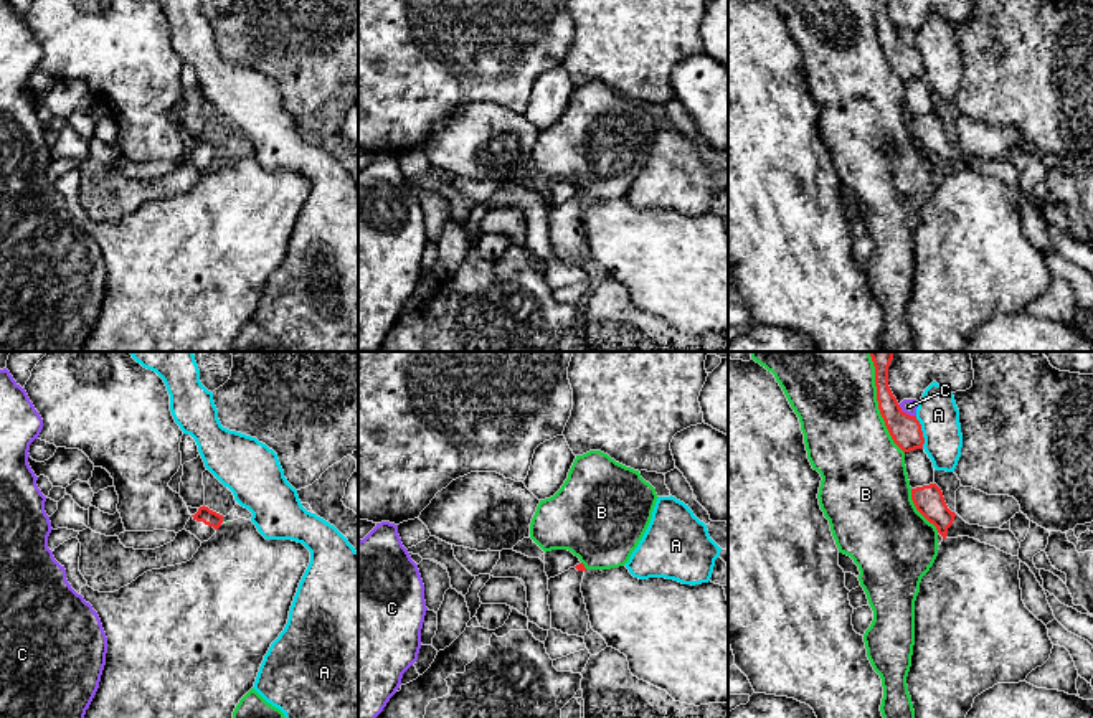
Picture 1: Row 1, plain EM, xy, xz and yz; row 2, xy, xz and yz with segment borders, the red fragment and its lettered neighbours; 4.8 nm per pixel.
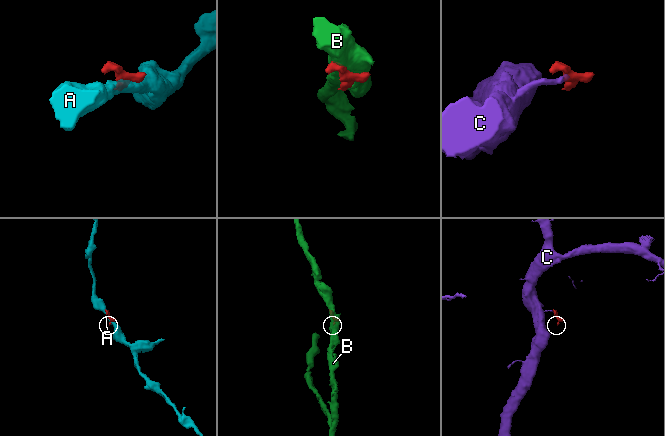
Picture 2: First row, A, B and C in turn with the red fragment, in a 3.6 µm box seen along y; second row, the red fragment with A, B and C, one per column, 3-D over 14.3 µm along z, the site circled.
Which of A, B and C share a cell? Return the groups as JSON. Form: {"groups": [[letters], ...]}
{"groups": [["A"], ["B"], ["C"]]}

